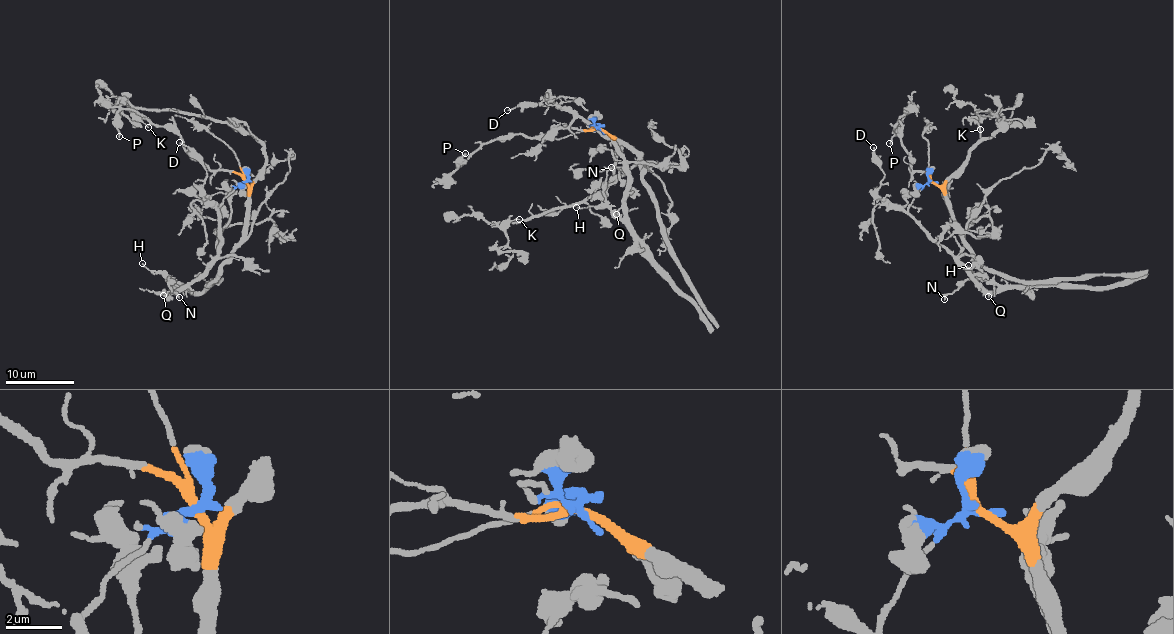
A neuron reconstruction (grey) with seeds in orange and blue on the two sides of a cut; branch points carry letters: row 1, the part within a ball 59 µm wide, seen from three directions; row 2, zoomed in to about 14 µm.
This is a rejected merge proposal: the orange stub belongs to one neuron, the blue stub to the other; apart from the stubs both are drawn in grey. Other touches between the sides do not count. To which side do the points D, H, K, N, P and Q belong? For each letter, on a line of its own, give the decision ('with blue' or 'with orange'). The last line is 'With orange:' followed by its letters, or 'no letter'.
D: with blue
H: with blue
K: with orange
N: with blue
P: with orange
Q: with blue
With orange: K, P

